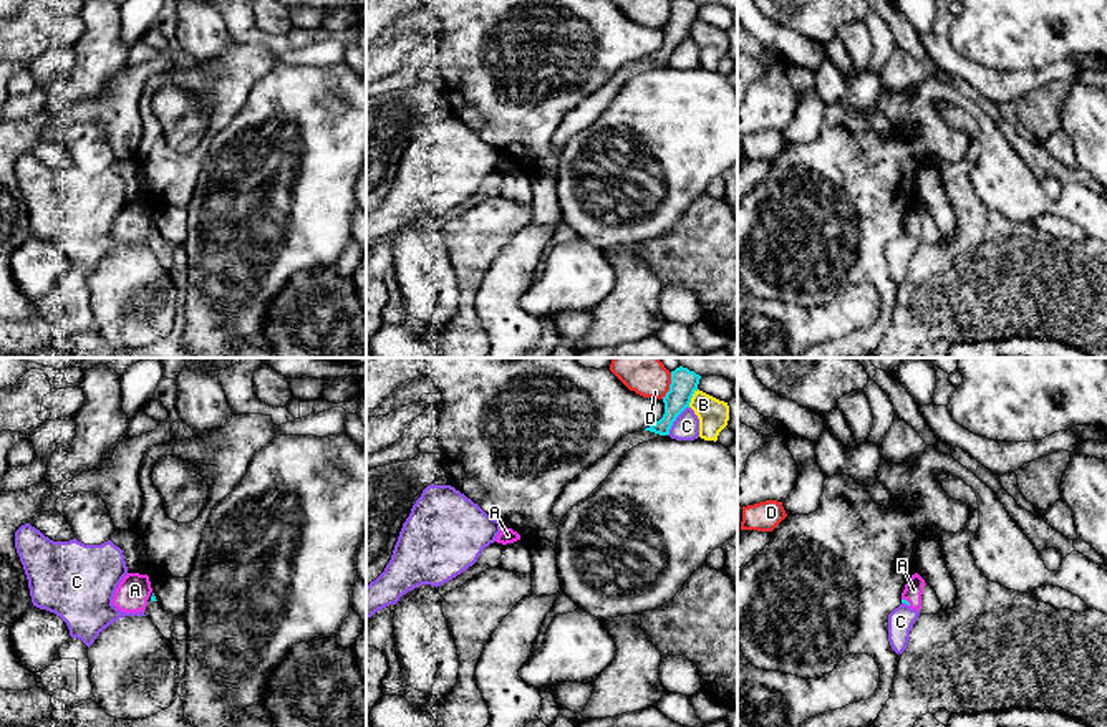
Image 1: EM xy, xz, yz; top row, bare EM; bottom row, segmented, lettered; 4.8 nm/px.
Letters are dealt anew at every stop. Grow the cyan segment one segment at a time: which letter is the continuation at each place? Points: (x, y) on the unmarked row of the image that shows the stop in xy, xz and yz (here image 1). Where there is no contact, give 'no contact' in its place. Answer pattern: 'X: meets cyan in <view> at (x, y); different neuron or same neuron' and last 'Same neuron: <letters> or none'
A: meets cyan in yz at (907, 231); same neuron
B: meets cyan in xz at (691, 25); different neuron
C: meets cyan in xz at (675, 48); different neuron
D: meets cyan in xz at (670, 15); different neuron
Same neuron: A

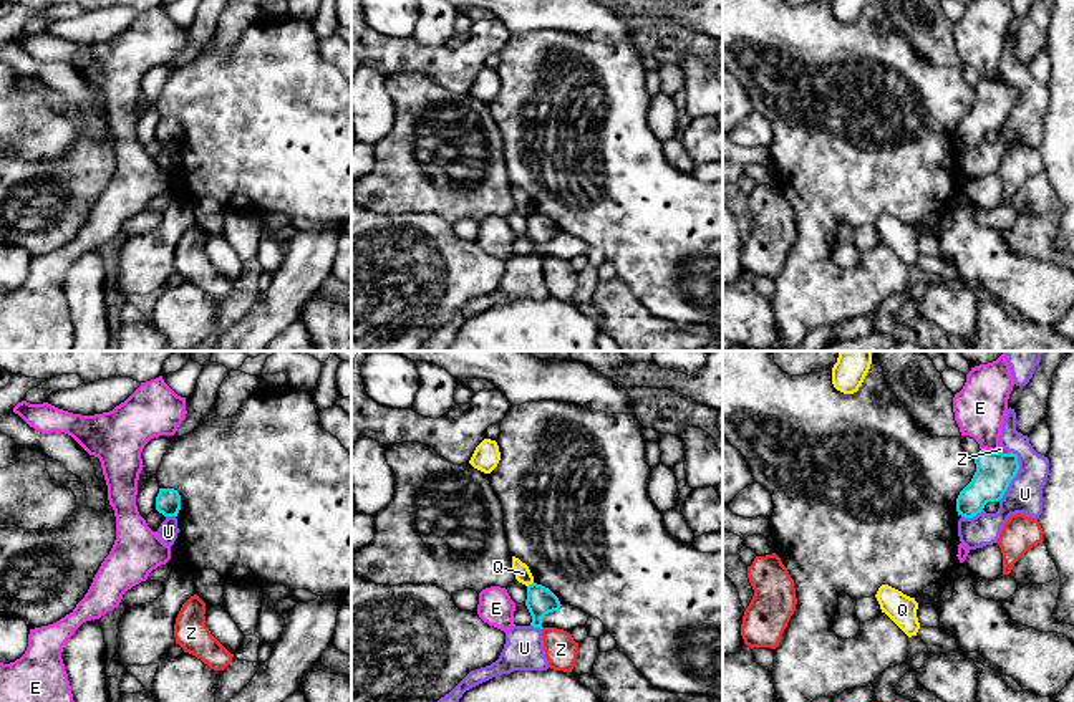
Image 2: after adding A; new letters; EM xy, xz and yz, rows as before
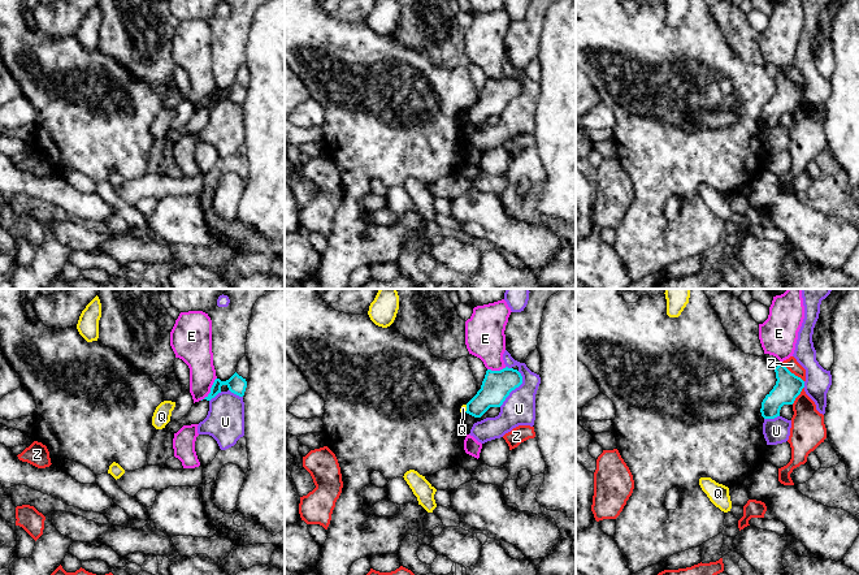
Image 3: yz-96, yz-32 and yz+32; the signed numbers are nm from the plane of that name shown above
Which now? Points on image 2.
E: meets cyan in yz at (990, 80); different neuron
Q: meets cyan in xz at (529, 214); different neuron
U: meets cyan in yz at (1015, 105); different neuron
Z: meets cyan in yz at (1001, 81); different neuron
Same neuron: none

